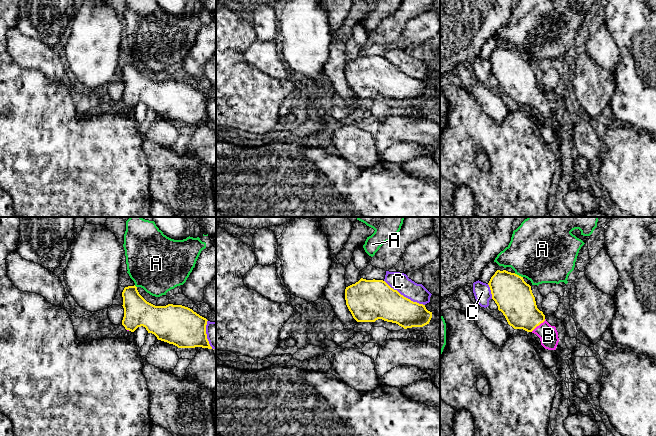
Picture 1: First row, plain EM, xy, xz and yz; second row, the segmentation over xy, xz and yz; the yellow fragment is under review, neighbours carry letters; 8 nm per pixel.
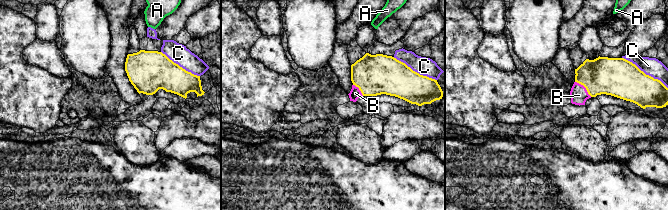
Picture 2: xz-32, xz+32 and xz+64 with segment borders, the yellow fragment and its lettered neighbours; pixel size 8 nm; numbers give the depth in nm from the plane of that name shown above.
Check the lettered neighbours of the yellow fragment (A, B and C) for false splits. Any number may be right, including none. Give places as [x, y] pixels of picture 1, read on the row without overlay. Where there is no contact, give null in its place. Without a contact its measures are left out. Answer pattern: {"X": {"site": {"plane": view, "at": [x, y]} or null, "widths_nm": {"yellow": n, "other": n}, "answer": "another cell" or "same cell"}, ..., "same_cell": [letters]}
{"A": {"site": {"plane": "yz", "at": [518, 51]}, "widths_nm": {"yellow": 300, "other": 460}, "answer": "another cell"}, "B": {"site": {"plane": "yz", "at": [538, 101]}, "widths_nm": {"yellow": 280, "other": 150}, "answer": "same cell"}, "C": {"site": {"plane": "xz", "at": [403, 72]}, "widths_nm": {"yellow": 320, "other": 150}, "answer": "another cell"}, "same_cell": ["B"]}

